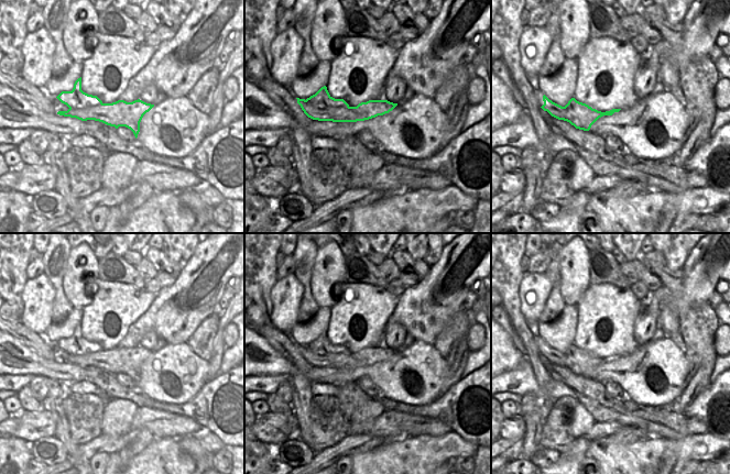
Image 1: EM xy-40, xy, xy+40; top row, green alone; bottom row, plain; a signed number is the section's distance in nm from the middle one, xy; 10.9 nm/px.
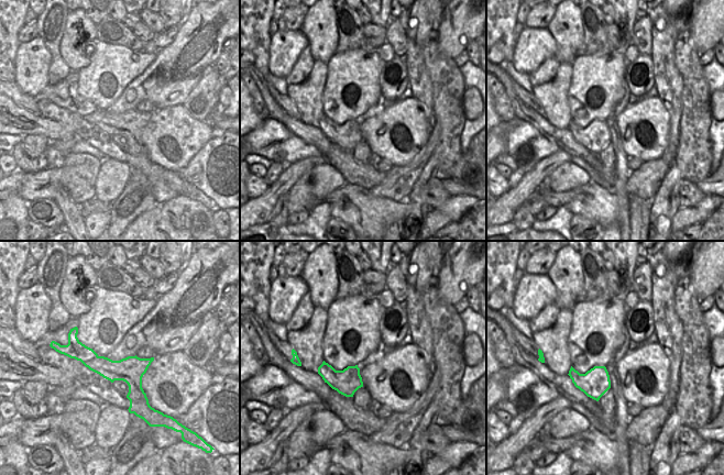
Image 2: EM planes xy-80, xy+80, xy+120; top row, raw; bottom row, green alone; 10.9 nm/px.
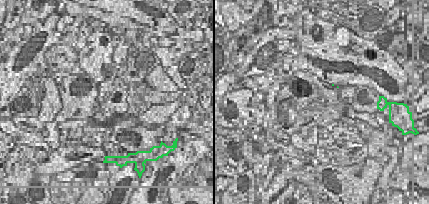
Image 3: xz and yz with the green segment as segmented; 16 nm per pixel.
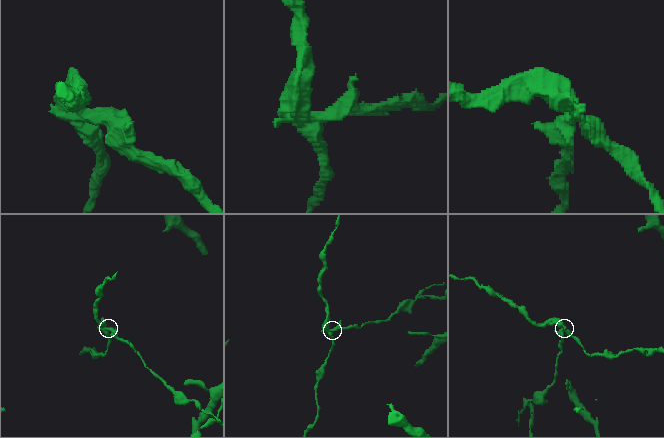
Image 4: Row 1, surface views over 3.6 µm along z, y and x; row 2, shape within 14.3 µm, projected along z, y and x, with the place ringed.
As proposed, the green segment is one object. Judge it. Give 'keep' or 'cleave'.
cleave

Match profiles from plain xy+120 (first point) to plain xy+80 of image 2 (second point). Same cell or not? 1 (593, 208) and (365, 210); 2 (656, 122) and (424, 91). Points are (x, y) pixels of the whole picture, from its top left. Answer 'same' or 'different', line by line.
1: same
2: different

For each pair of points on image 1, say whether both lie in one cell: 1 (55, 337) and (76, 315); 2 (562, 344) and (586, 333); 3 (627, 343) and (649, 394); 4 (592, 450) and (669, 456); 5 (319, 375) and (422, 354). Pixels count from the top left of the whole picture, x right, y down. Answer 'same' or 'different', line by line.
1: same
2: different
3: different
4: same
5: same

